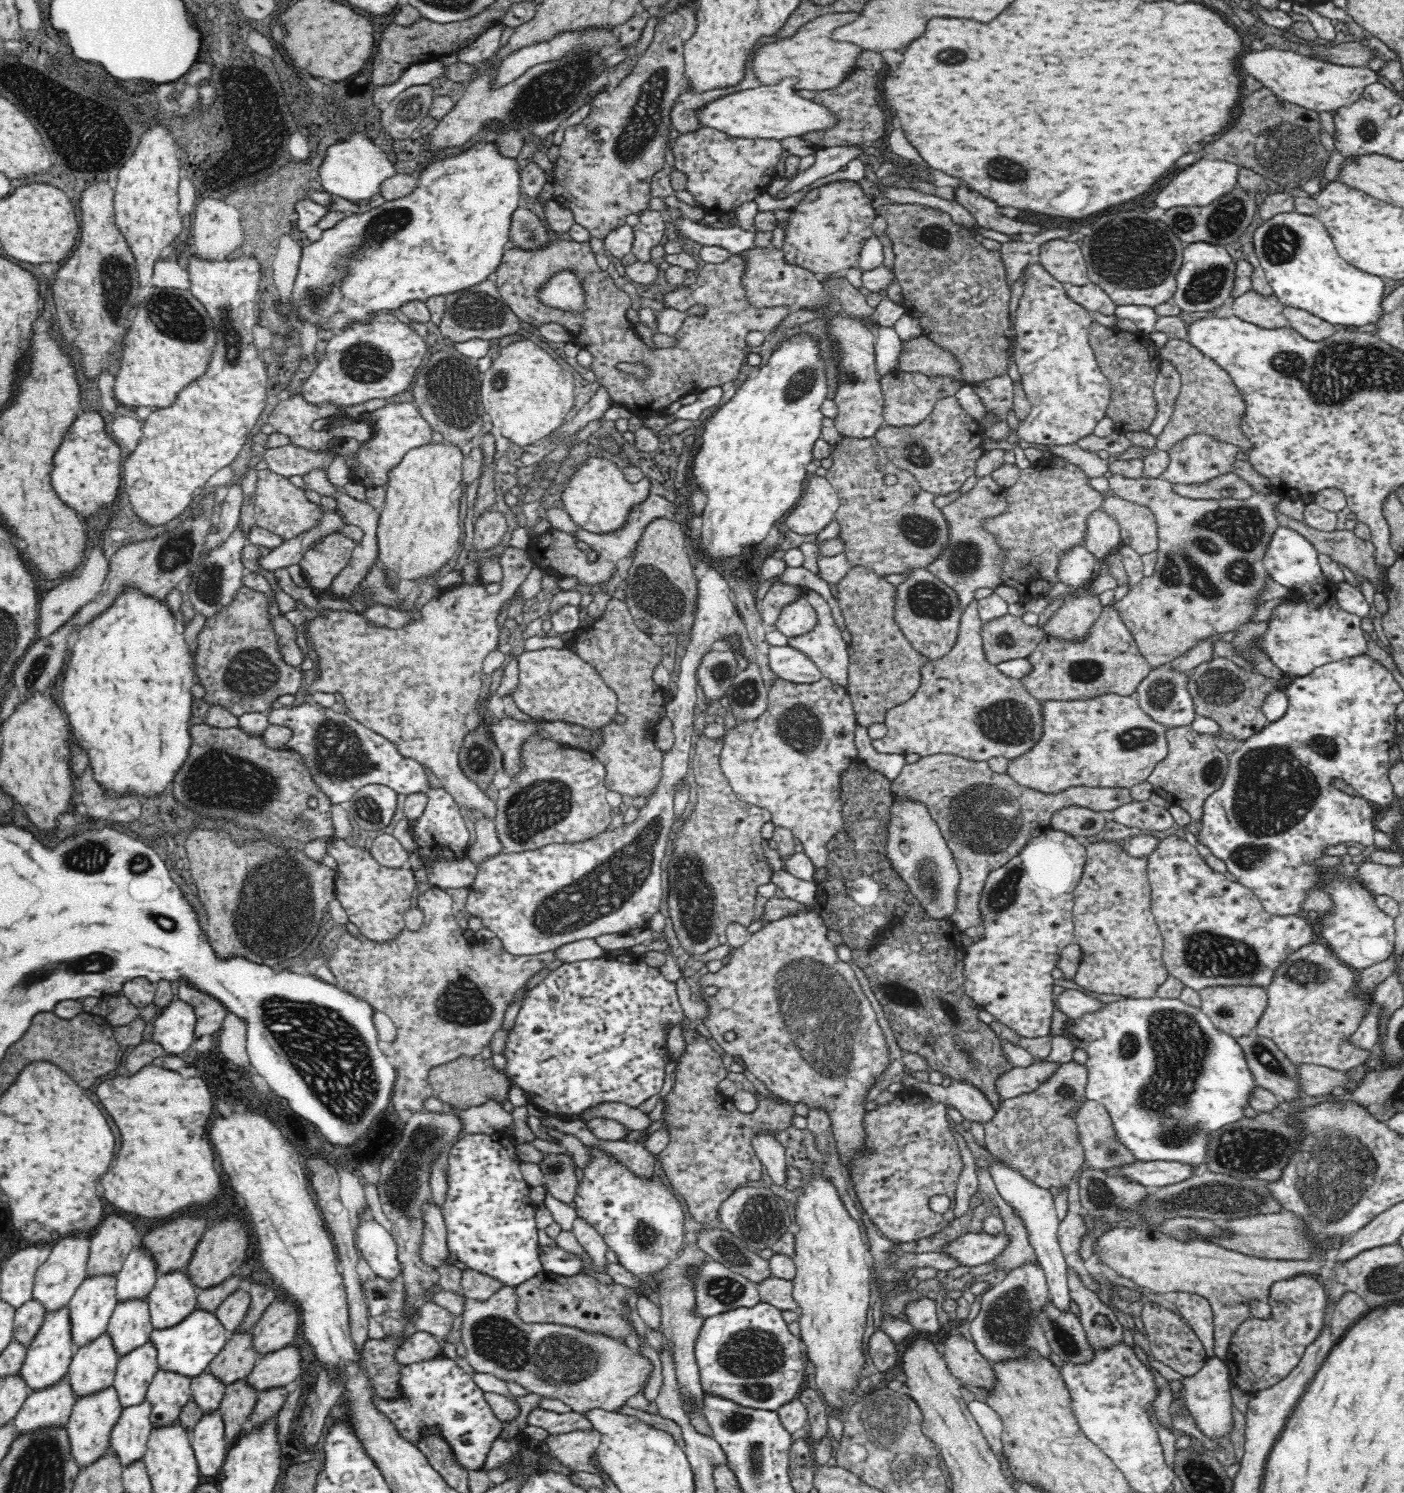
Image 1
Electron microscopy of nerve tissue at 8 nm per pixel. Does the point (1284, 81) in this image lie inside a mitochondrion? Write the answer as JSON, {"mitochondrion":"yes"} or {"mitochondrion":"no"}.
{"mitochondrion":"no"}

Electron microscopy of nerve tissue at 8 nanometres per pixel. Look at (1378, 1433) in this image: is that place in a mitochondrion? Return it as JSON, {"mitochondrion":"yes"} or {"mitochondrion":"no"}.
{"mitochondrion":"no"}

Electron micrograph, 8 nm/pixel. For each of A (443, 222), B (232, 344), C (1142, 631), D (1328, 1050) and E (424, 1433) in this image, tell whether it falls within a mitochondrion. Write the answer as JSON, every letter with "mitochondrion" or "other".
{"A":"other","B":"mitochondrion","C":"other","D":"other","E":"other"}

